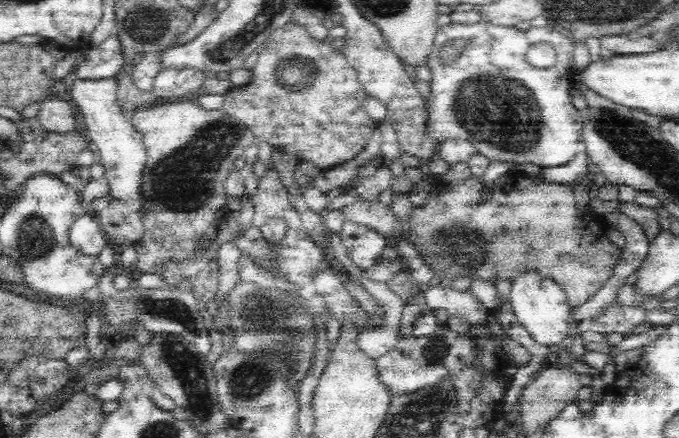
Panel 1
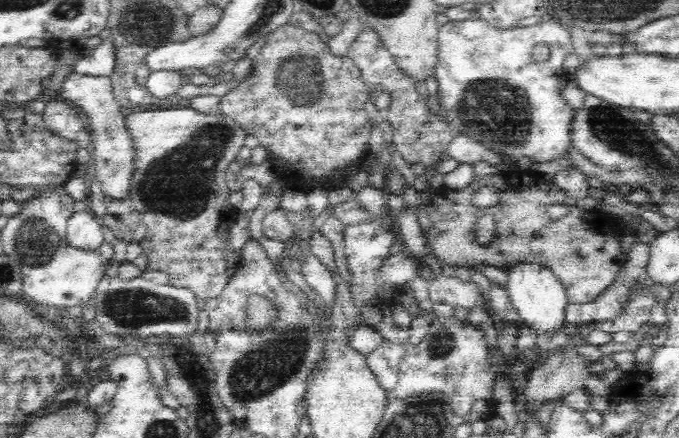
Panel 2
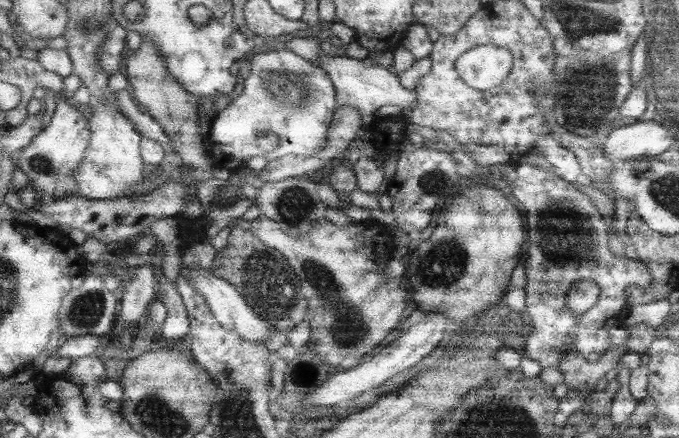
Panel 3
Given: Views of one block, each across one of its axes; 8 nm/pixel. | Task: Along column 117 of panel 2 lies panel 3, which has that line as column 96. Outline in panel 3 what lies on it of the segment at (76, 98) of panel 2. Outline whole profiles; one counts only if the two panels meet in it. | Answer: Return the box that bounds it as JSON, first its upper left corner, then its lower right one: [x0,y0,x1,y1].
[74,70,149,200]

